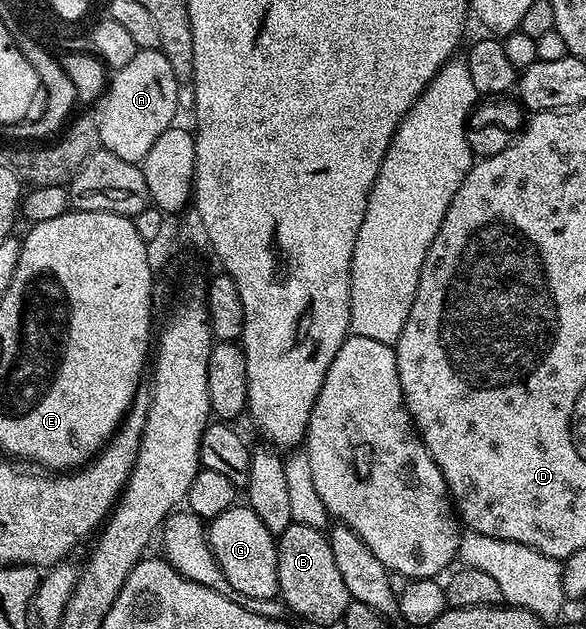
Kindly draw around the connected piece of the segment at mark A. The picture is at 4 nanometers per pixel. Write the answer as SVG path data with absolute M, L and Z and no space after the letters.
M156 49L154 51L139 50L119 71L110 76L106 92L101 100L101 110L99 111L99 141L102 150L109 153L117 153L121 161L142 164L145 153L153 146L153 141L165 133L176 122L175 114L179 111L179 83L180 76L173 73L173 65L164 57L163 52Z

